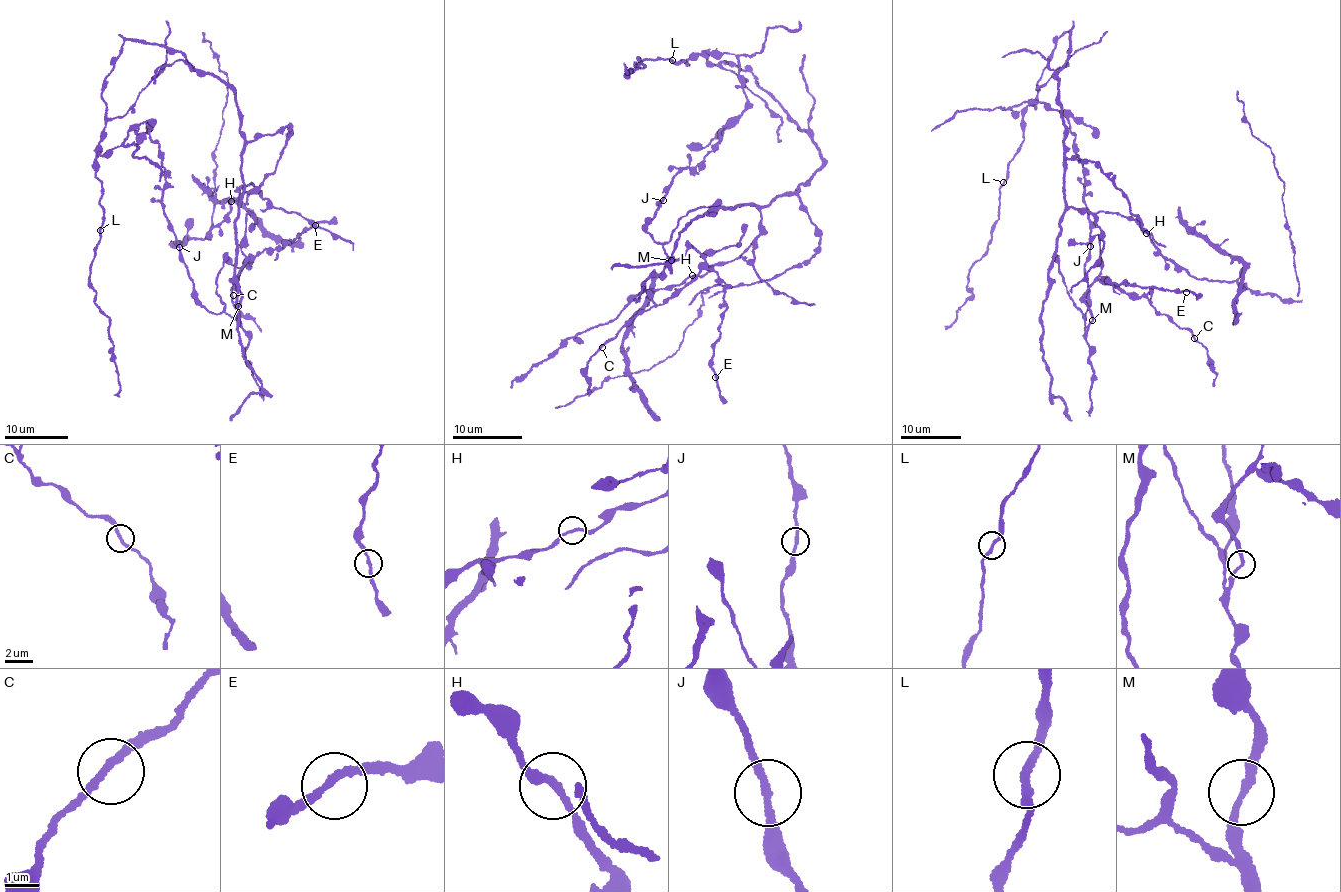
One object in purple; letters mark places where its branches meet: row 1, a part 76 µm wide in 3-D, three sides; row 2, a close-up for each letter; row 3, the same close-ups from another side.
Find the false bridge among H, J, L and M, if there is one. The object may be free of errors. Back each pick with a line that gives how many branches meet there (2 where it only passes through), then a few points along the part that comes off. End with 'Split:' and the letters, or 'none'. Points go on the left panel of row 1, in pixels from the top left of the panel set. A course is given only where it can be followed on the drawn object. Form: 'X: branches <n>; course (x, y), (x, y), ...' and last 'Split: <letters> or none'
Split: none

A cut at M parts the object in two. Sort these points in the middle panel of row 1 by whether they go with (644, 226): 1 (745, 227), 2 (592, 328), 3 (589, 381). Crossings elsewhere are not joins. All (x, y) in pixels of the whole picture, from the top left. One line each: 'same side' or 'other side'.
1: other side
2: same side
3: other side

